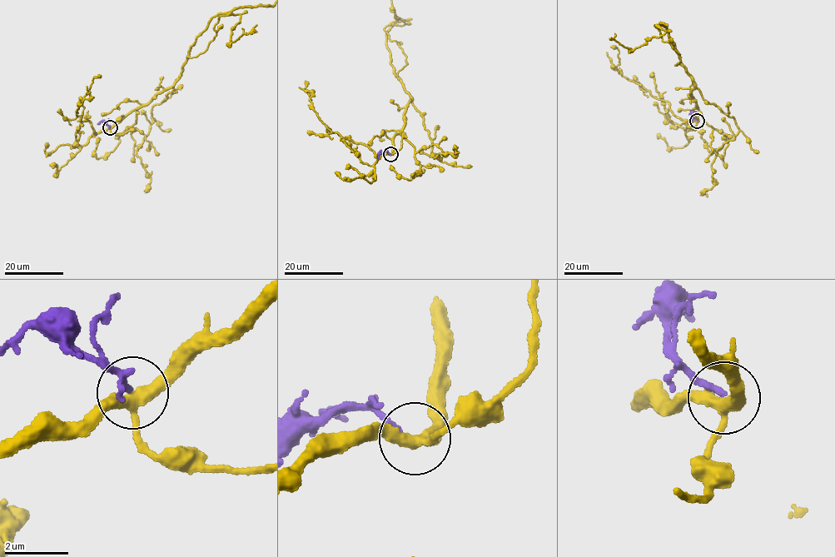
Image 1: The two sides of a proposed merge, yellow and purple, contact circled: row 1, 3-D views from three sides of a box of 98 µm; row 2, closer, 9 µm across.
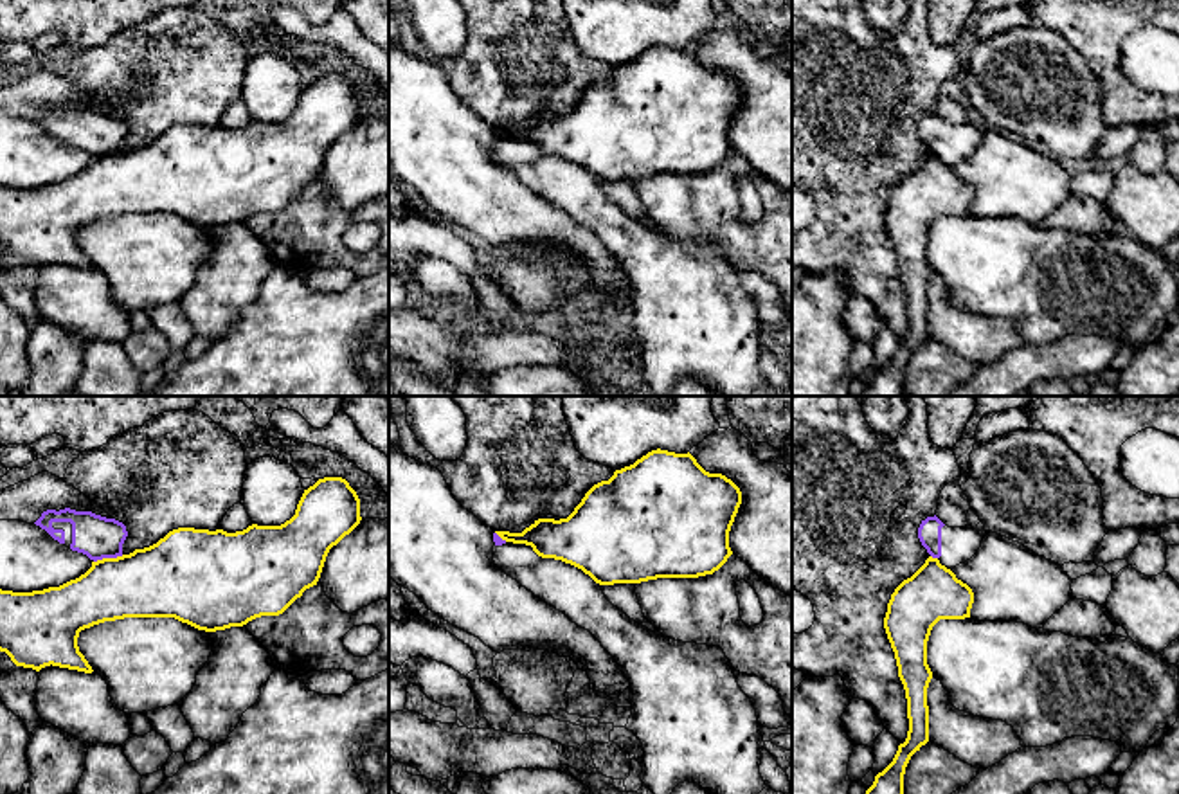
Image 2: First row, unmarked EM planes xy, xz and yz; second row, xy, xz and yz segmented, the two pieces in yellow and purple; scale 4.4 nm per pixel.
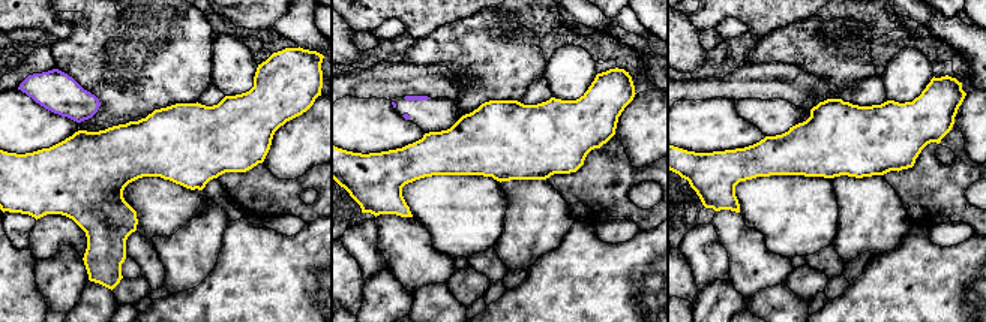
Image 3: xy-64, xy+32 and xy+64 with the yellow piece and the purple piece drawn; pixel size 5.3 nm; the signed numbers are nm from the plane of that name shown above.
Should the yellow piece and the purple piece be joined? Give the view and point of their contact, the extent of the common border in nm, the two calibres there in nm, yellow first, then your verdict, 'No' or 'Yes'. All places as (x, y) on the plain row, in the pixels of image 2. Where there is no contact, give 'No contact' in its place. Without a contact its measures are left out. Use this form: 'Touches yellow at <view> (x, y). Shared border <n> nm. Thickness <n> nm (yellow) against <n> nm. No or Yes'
Touches yellow at xy (108, 155). Shared border 140 nm. Thickness 320 nm (yellow) against 190 nm. No

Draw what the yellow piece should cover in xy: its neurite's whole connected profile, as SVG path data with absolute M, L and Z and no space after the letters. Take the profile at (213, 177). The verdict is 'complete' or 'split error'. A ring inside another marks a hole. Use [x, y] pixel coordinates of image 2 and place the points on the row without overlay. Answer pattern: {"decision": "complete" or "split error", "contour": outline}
{"decision": "complete", "contour": "M324 74L304 86L295 112L281 122L252 121L236 130L178 124L149 144L92 158L92 164L85 171L59 184L32 189L0 185L0 248L5 248L16 263L36 268L52 261L92 270L92 263L79 248L77 234L81 227L104 218L175 214L198 227L216 229L243 223L261 212L279 212L306 185L317 182L329 146L349 131L360 117L360 95L349 79L342 74Z"}

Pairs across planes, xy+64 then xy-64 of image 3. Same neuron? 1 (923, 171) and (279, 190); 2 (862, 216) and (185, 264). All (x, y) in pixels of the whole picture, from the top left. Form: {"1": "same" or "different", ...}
{"1": "same", "2": "same"}

